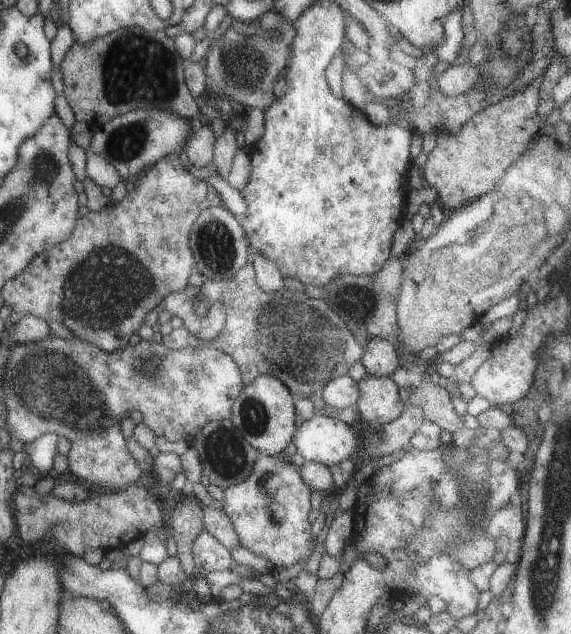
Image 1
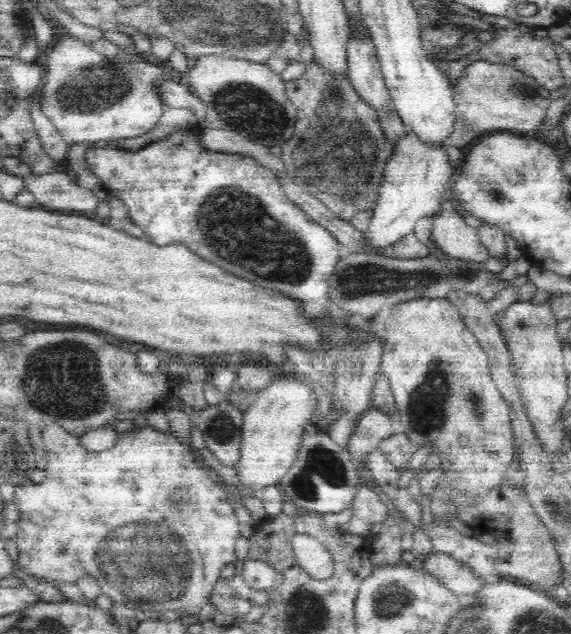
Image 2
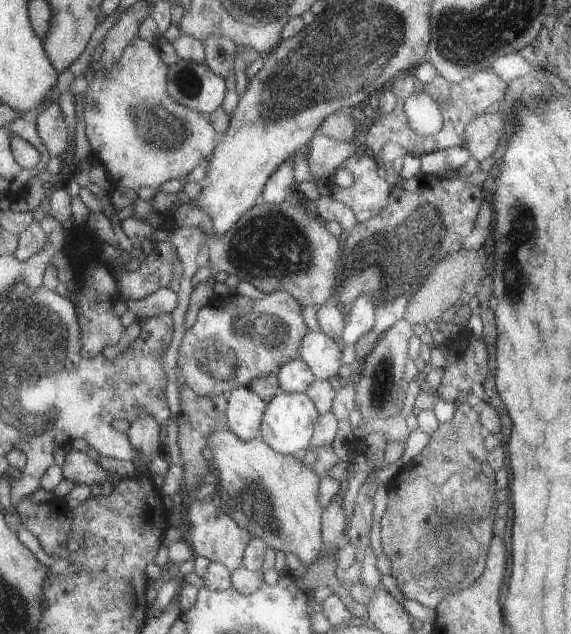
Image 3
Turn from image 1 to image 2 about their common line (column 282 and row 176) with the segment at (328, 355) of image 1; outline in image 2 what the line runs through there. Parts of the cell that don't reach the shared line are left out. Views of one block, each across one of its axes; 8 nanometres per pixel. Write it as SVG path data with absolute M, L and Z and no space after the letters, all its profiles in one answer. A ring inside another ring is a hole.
M316 60L300 80L286 82L286 92L298 112L298 120L296 120L294 136L282 144L280 158L284 170L278 172L278 178L282 178L282 174L288 174L296 184L300 184L304 192L324 202L328 210L340 220L350 222L350 218L354 218L358 212L366 212L366 210L372 212L376 208L378 188L382 184L386 162L394 152L394 146L390 144L390 140L382 130L378 112L358 96L352 80L346 74L334 76L324 68L320 68Z

